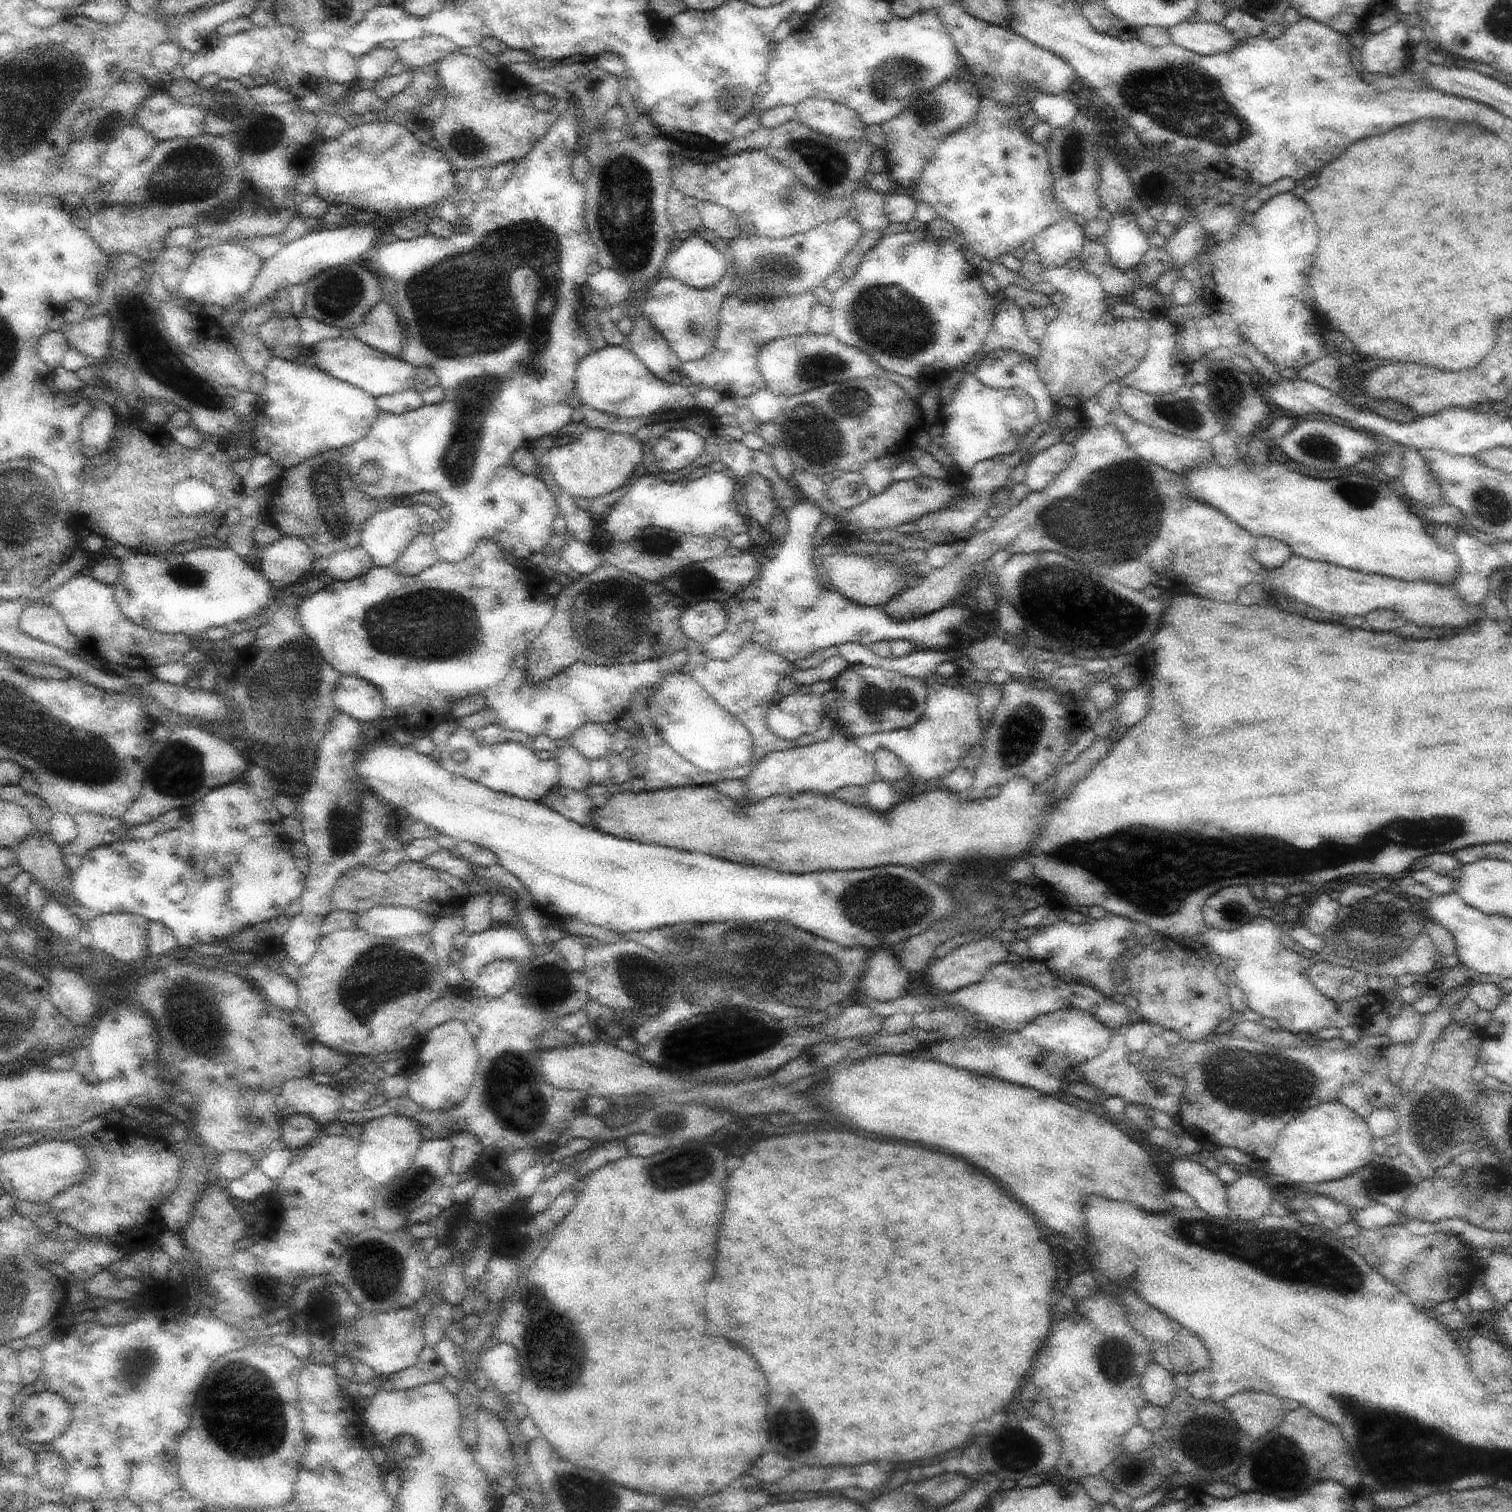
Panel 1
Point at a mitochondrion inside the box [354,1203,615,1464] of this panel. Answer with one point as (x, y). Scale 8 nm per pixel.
(390, 1285)

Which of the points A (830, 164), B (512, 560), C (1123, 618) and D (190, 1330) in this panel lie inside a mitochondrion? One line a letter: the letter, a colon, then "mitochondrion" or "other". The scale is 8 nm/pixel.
A: mitochondrion
B: other
C: mitochondrion
D: other

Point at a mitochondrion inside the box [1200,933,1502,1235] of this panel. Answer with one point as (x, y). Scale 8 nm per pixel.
(1437, 1119)

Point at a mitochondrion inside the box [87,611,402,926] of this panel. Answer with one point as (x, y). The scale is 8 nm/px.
(281, 697)

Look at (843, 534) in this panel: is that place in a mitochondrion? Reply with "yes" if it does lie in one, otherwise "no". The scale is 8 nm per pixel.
no

